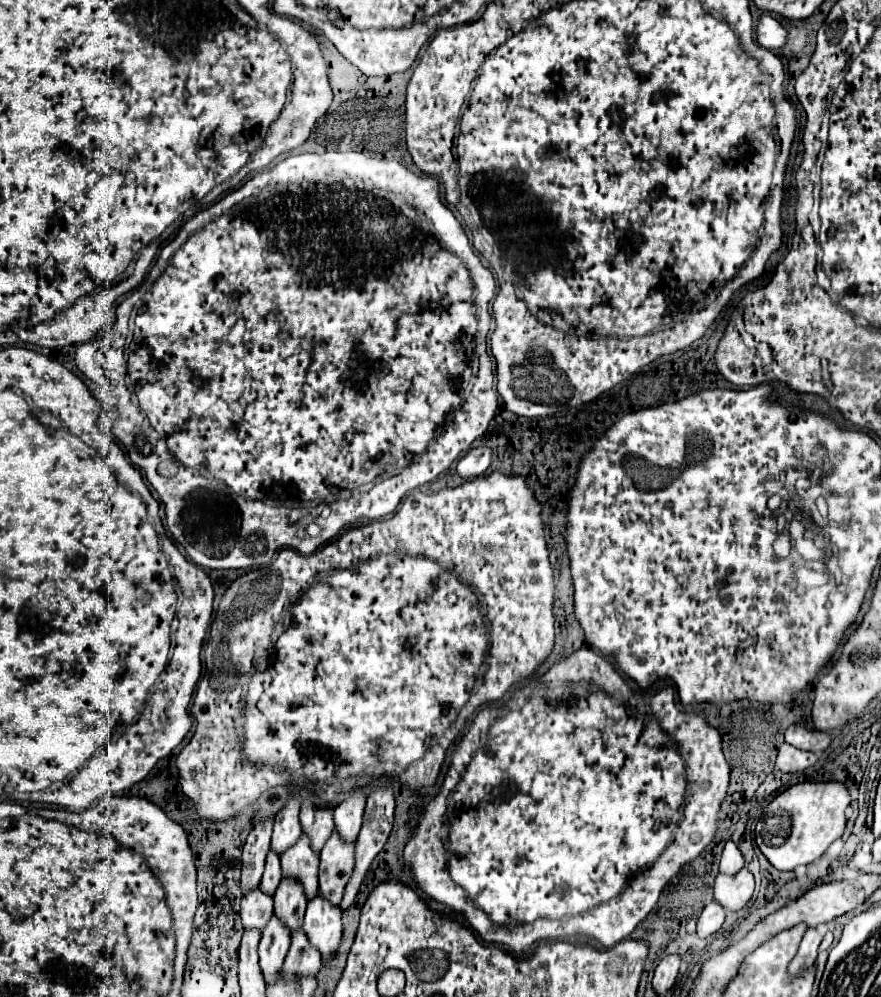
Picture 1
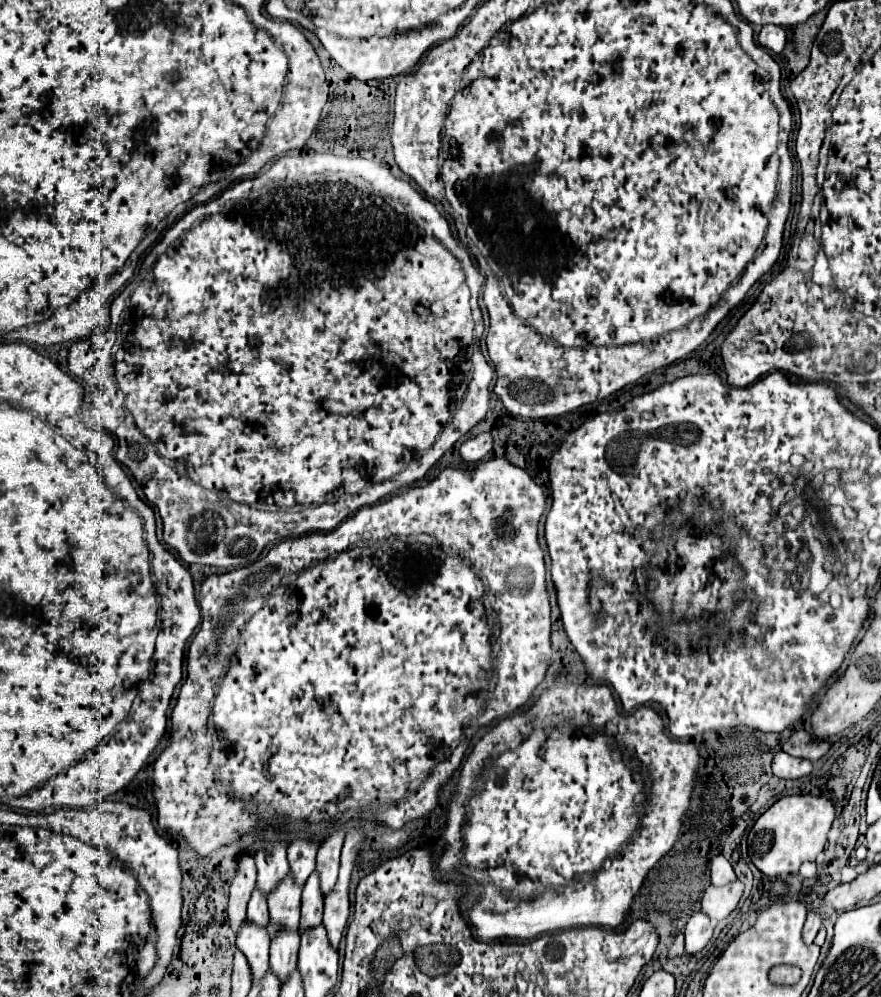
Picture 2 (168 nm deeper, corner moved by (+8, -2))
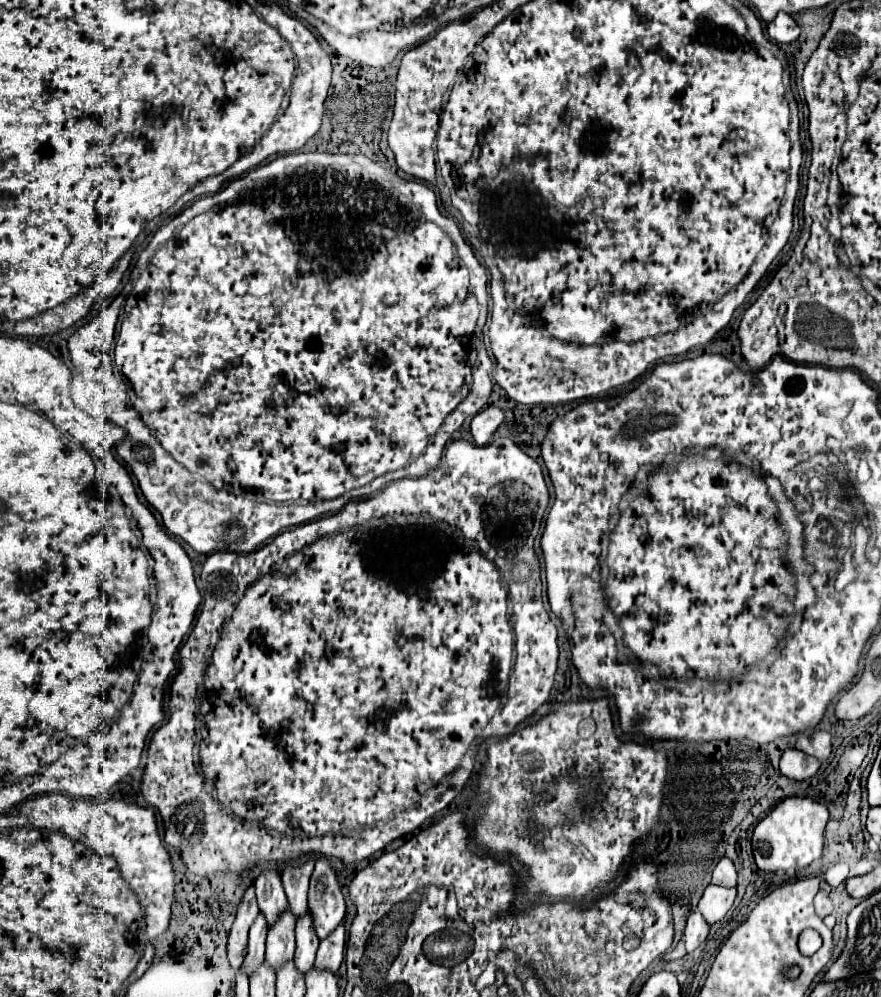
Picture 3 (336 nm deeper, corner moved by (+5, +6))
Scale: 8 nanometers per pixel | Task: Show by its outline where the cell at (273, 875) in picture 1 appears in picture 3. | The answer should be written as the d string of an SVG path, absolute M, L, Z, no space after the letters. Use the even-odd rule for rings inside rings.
M259 913L259 917L253 923L253 927L249 929L249 949L247 949L247 957L243 961L243 971L247 975L265 957L265 935L267 935L267 921L265 921L263 913Z

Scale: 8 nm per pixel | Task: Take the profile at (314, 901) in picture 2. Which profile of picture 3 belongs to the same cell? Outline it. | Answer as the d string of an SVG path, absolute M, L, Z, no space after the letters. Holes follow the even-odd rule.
M305 911L301 919L297 919L297 949L295 949L295 965L301 973L307 973L315 961L319 937L315 937L311 911Z

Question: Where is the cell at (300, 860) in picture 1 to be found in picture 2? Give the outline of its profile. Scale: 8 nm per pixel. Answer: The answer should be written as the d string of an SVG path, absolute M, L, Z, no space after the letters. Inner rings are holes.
M288 873L288 877L272 891L272 897L268 897L270 925L266 927L266 931L270 939L280 929L296 931L296 925L300 921L300 893L302 887L296 887Z

